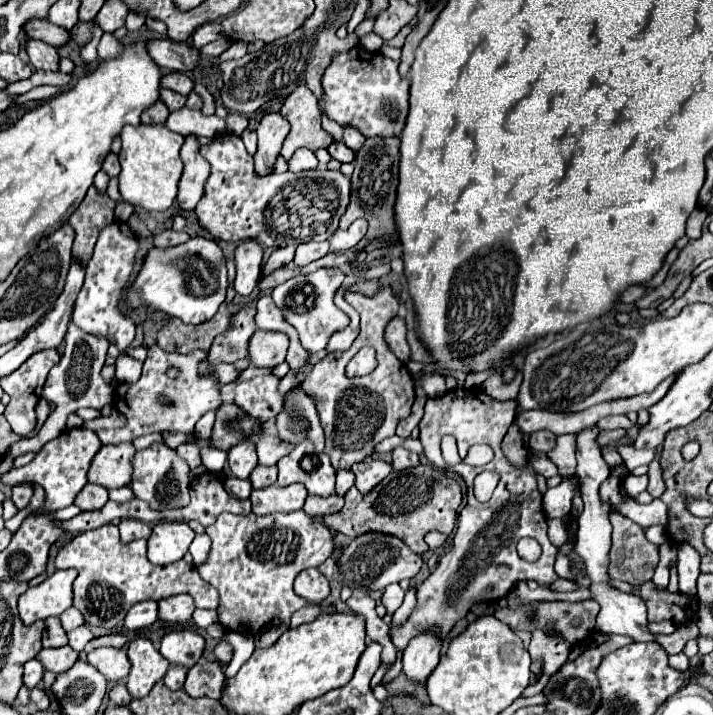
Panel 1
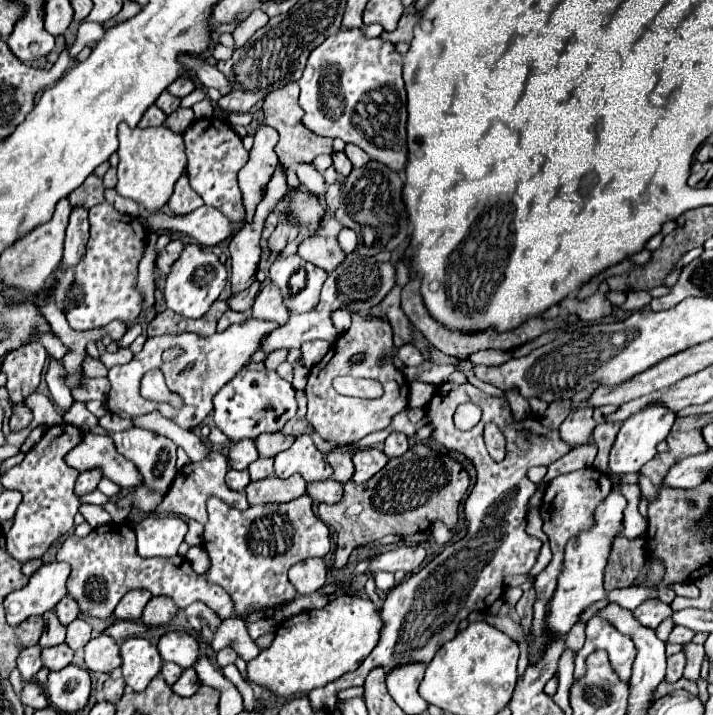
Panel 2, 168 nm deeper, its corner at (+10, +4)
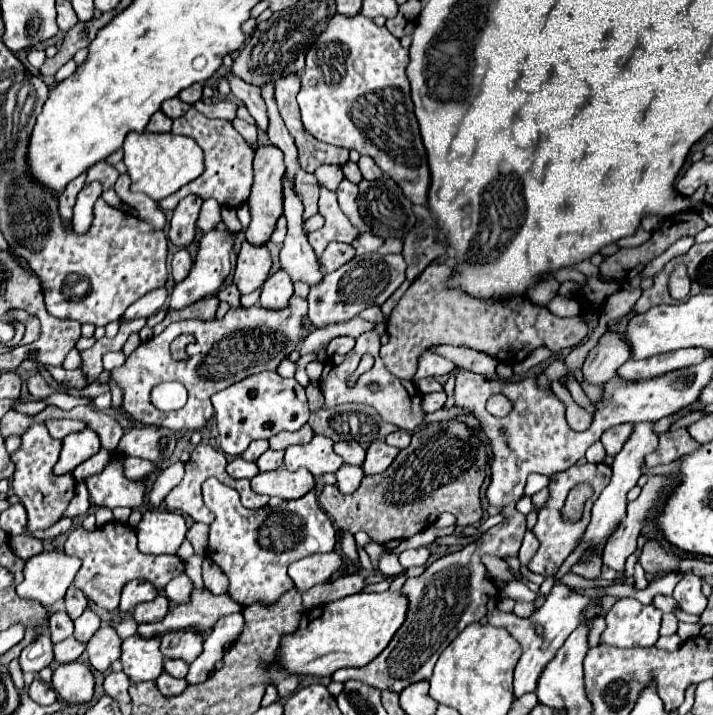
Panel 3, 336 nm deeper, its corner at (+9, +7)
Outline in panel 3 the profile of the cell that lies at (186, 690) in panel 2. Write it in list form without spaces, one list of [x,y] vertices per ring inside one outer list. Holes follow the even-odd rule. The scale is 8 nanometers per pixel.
[[[163,672],[157,680],[155,680],[155,686],[159,688],[161,694],[165,696],[175,696],[179,692],[183,692],[187,688],[187,680],[185,678],[173,678],[169,676],[167,672]]]

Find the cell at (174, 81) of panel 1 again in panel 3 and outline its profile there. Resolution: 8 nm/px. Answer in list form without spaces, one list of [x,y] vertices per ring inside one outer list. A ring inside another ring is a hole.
[[[193,84],[191,88],[187,88],[187,90],[183,90],[183,92],[179,94],[179,98],[181,98],[183,102],[187,102],[187,104],[199,102],[201,96],[203,96],[203,84]]]

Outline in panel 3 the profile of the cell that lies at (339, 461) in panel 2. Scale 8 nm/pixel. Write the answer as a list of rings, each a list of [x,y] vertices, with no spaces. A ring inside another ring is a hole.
[[[341,440],[341,442],[337,442],[335,444],[335,452],[345,460],[345,464],[361,466],[363,460],[365,460],[365,448],[359,442],[355,442],[355,440],[351,440],[351,442]]]

